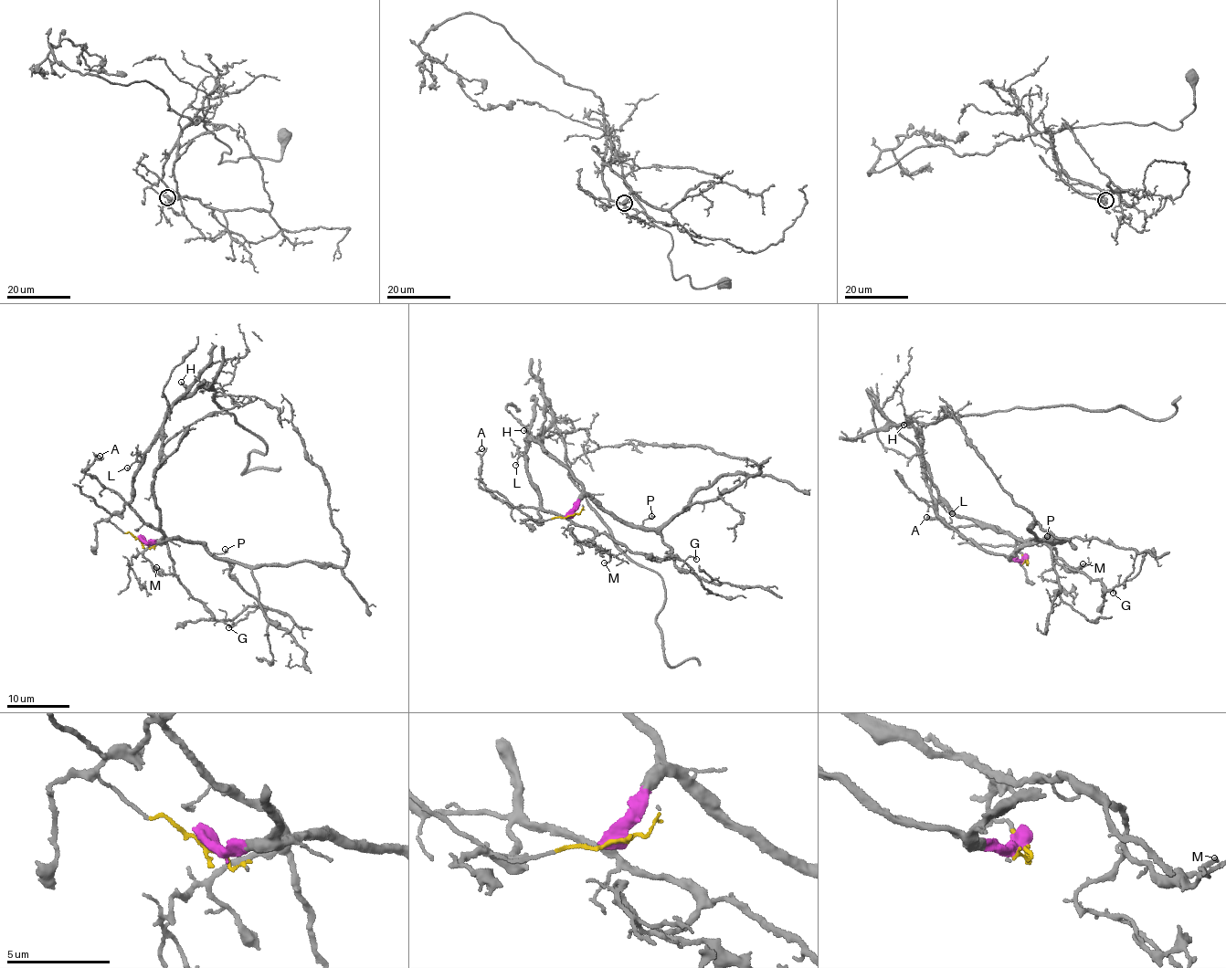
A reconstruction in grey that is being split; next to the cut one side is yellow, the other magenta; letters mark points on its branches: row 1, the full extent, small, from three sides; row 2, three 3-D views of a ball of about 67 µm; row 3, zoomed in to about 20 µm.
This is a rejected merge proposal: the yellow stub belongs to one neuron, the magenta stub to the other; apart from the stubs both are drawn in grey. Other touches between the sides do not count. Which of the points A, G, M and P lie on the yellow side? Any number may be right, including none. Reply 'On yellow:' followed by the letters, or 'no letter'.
On yellow: A, G, M

